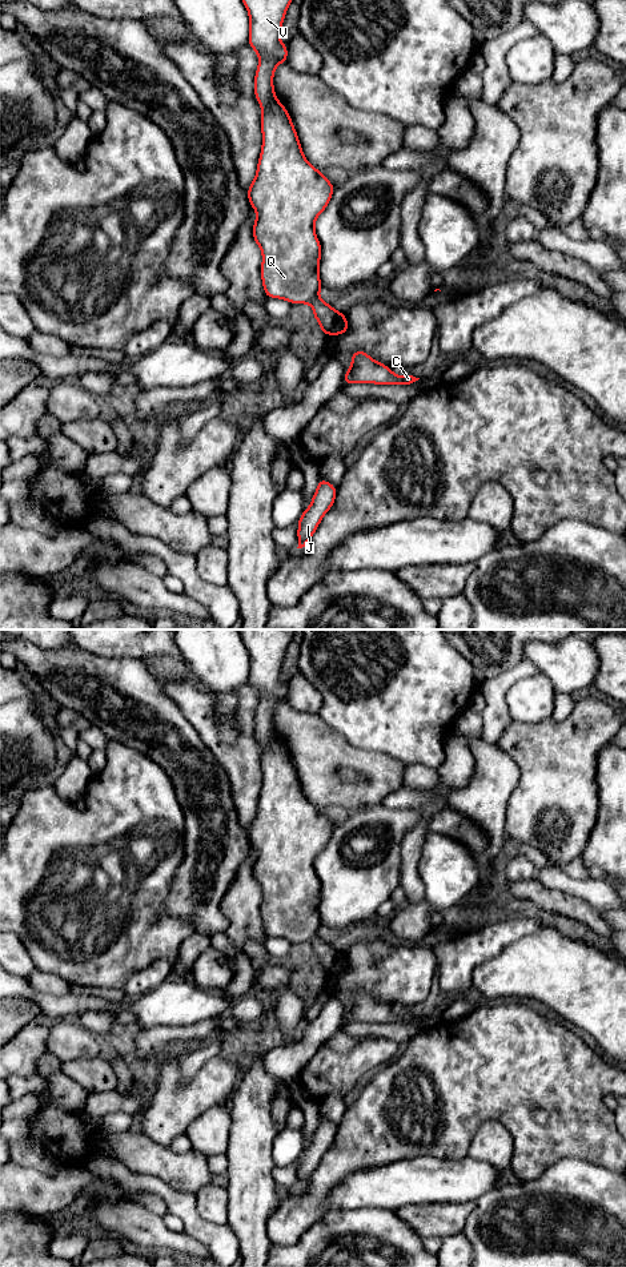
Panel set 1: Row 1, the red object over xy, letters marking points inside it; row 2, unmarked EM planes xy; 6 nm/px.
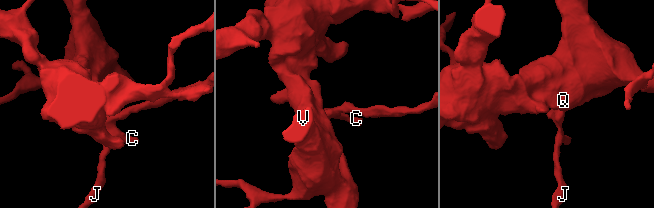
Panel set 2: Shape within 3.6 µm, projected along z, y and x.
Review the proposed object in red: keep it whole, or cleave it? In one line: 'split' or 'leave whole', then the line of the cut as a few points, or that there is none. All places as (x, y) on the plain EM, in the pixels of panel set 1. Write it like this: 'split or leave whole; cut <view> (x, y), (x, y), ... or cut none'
leave whole; cut none

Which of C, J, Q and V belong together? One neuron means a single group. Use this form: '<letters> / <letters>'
C J Q V

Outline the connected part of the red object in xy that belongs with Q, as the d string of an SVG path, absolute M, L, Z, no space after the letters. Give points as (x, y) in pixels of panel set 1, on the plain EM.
M237 630L249 651L249 680L260 703L254 715L254 735L262 748L262 788L257 813L248 828L248 838L257 852L252 872L262 889L261 917L268 937L282 937L290 942L310 942L313 956L325 974L349 969L344 952L318 937L322 928L318 905L321 882L314 872L314 858L328 845L334 824L305 797L286 747L277 739L273 712L280 701L288 700L286 683L280 680L282 660L296 630Z

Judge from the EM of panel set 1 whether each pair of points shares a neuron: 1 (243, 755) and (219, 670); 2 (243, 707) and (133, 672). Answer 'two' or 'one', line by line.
1: two
2: two

